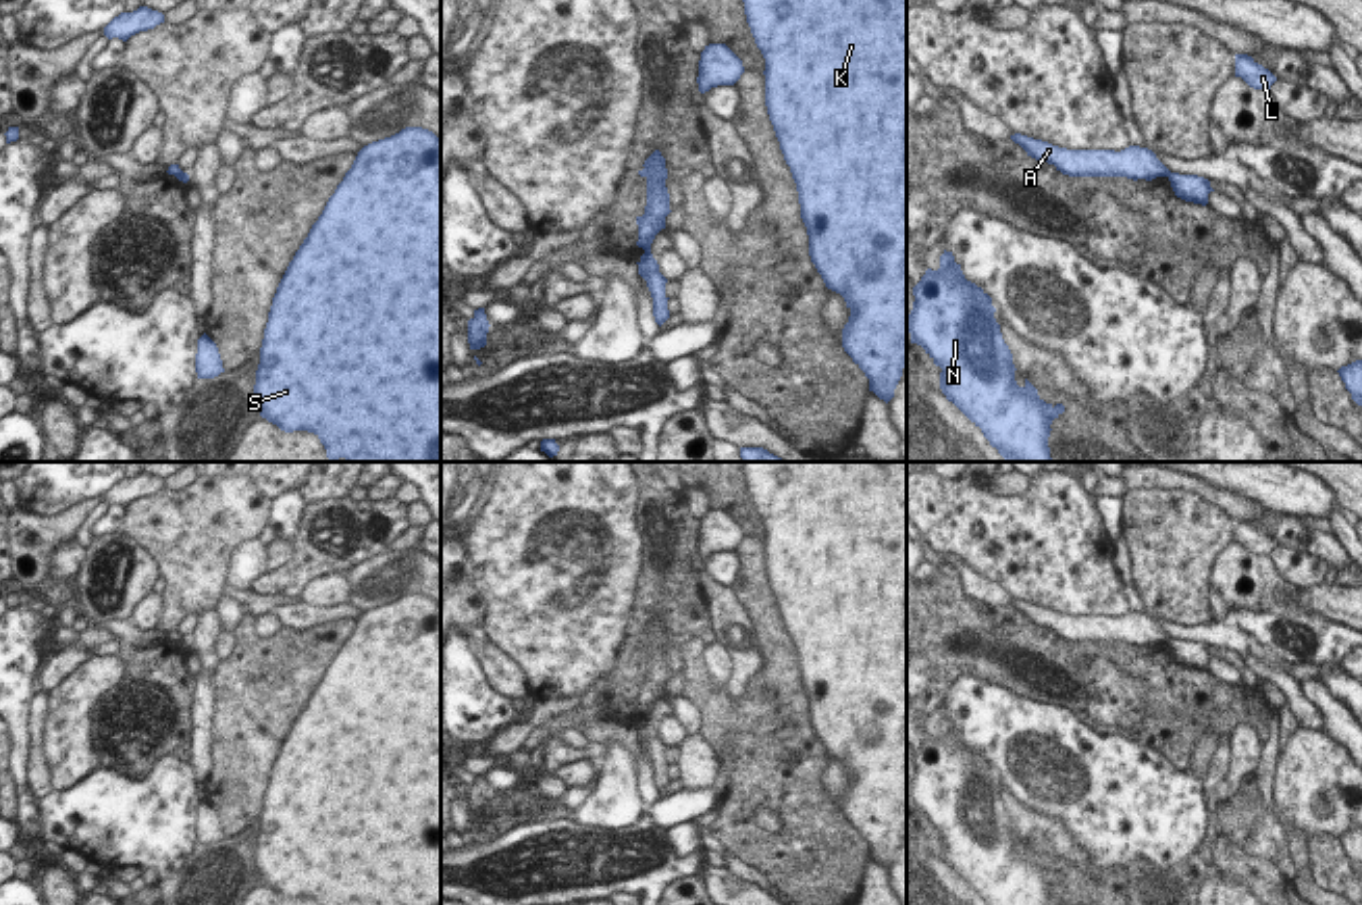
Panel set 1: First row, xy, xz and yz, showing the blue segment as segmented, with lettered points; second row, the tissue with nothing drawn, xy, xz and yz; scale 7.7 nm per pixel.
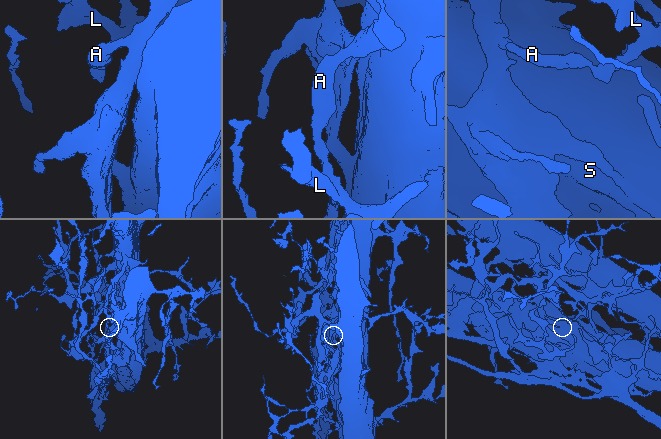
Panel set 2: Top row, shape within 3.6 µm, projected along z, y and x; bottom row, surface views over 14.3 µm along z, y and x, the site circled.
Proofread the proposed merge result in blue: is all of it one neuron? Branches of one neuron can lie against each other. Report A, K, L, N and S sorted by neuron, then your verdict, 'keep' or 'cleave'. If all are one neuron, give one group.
A N / K L S | cleave

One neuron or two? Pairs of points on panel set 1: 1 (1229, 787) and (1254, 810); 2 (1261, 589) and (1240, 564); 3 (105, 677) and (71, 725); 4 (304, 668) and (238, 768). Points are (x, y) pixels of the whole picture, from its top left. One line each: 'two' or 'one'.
1: two
2: one
3: one
4: one

